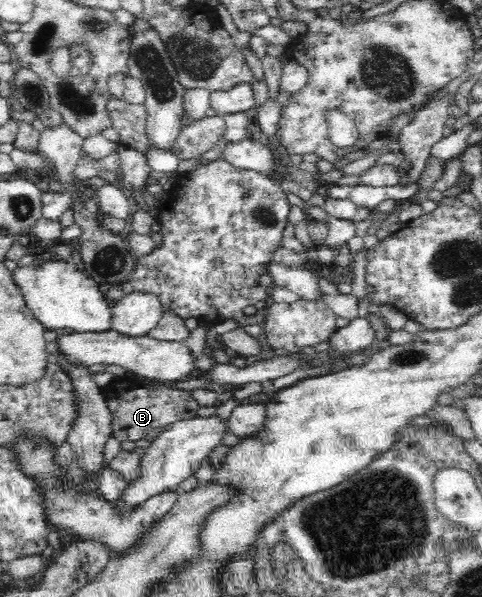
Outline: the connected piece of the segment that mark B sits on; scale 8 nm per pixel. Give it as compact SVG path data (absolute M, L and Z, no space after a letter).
M117 377L107 386L101 387L105 401L112 415L112 436L115 439L129 440L153 440L167 428L168 424L178 420L197 418L200 405L193 399L191 391L173 389L167 386L147 388L137 383L135 378Z

